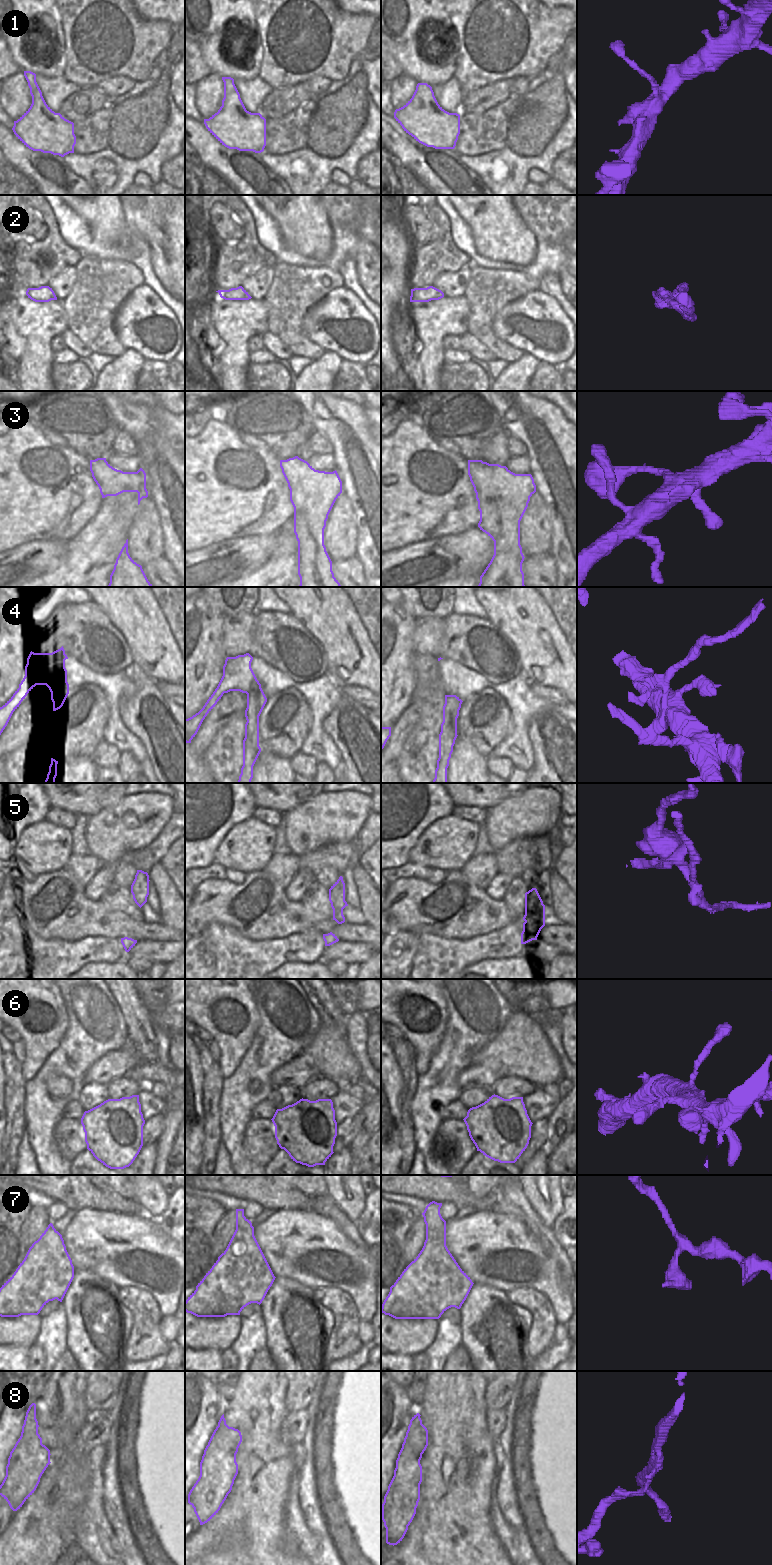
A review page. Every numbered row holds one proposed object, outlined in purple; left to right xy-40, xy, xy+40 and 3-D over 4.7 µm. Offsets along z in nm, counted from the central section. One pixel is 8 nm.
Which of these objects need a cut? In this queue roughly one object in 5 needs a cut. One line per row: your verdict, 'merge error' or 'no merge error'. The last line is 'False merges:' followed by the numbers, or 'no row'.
1: no merge error
2: no merge error
3: no merge error
4: merge error
5: merge error
6: no merge error
7: no merge error
8: merge error
False merges: 4, 5, 8

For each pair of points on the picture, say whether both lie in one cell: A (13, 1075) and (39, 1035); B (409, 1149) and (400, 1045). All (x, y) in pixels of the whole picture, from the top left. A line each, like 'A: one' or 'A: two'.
A: two
B: one

